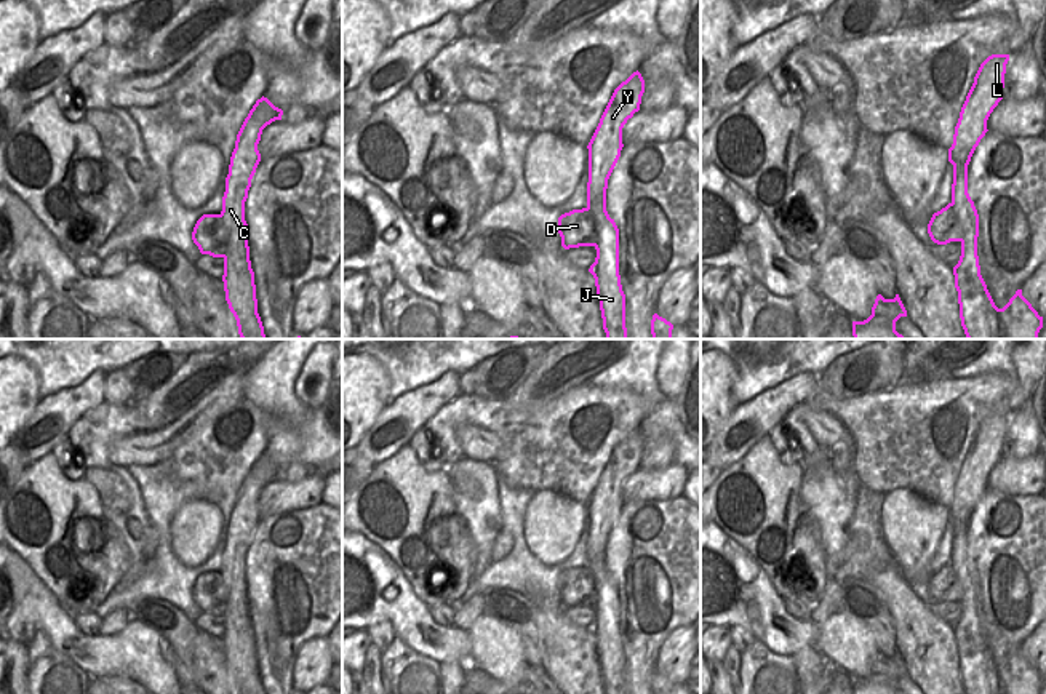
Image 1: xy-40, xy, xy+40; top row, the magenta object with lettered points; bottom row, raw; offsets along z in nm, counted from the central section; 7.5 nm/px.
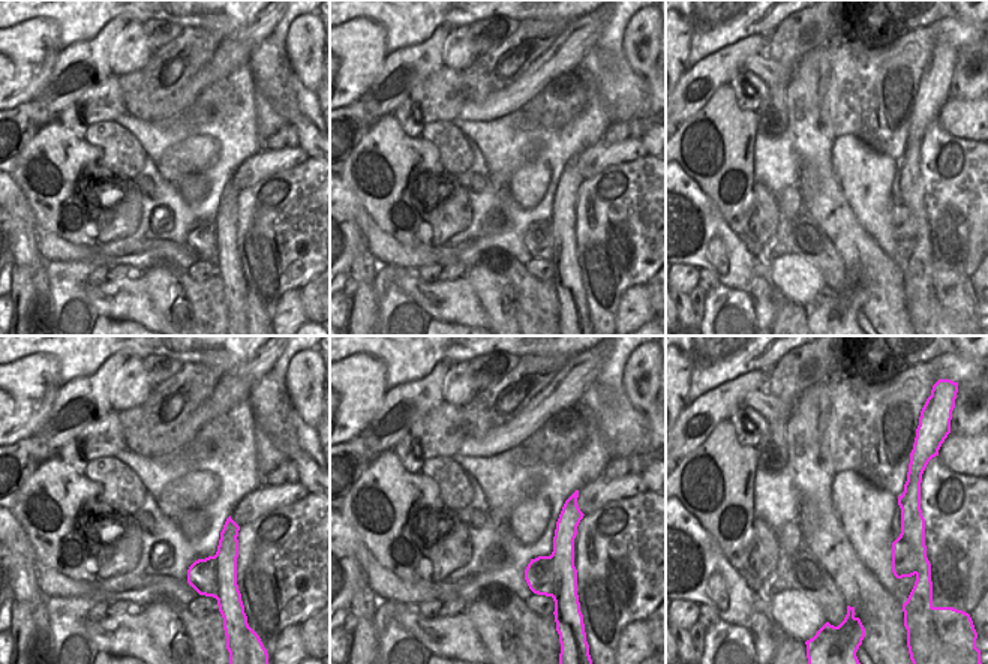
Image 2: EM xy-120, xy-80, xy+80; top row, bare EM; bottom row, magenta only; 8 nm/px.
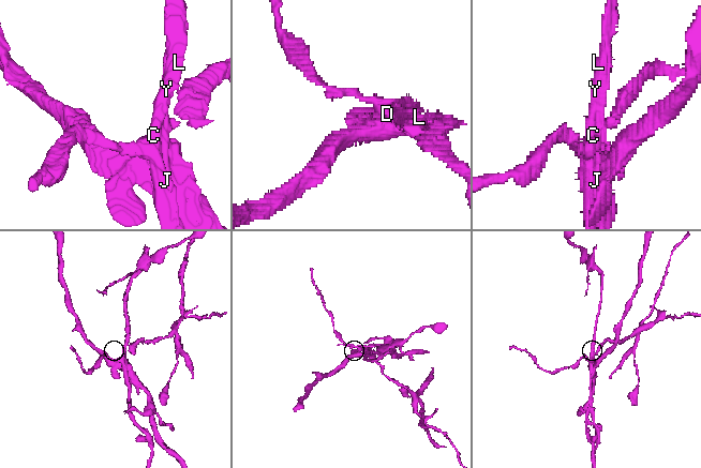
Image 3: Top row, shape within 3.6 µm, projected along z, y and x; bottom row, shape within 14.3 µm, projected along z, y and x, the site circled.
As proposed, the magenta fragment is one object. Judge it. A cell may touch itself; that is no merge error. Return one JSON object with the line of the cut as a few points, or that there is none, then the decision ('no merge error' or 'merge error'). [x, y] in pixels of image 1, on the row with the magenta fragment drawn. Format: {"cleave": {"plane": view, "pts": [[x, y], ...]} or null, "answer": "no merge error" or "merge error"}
{"cleave": {"plane": "xy-40", "pts": [[219, 215], [227, 231], [224, 256]]}, "answer": "merge error"}

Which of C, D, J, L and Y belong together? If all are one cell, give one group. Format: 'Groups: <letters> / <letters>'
Groups: C J L Y / D

